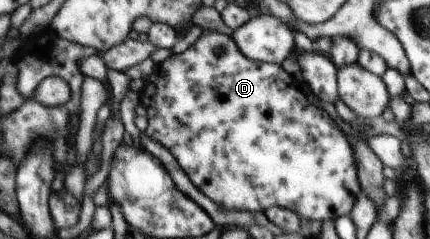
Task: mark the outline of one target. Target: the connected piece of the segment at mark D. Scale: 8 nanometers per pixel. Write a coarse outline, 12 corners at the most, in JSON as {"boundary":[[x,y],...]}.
{"boundary":[[205,29],[143,133],[213,203],[350,215],[355,151],[281,65]]}

